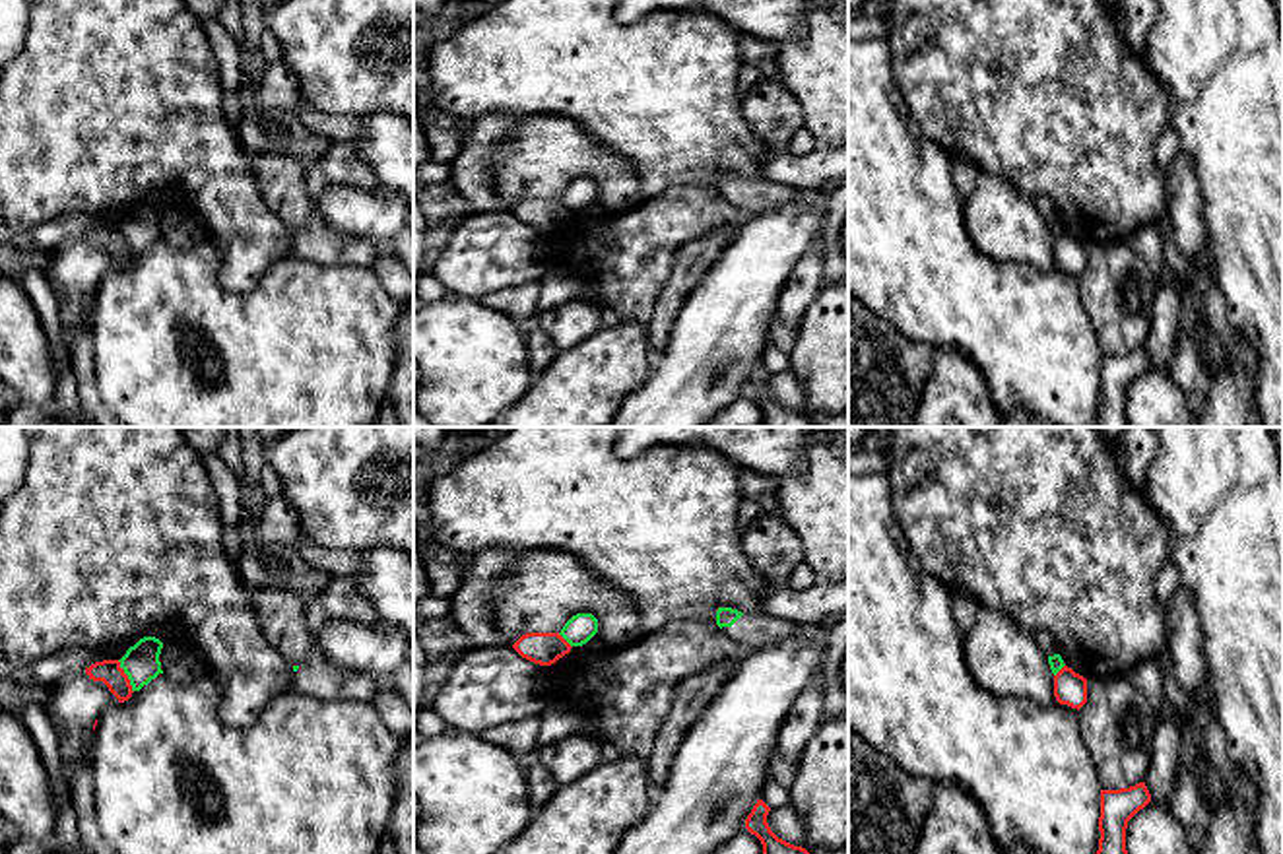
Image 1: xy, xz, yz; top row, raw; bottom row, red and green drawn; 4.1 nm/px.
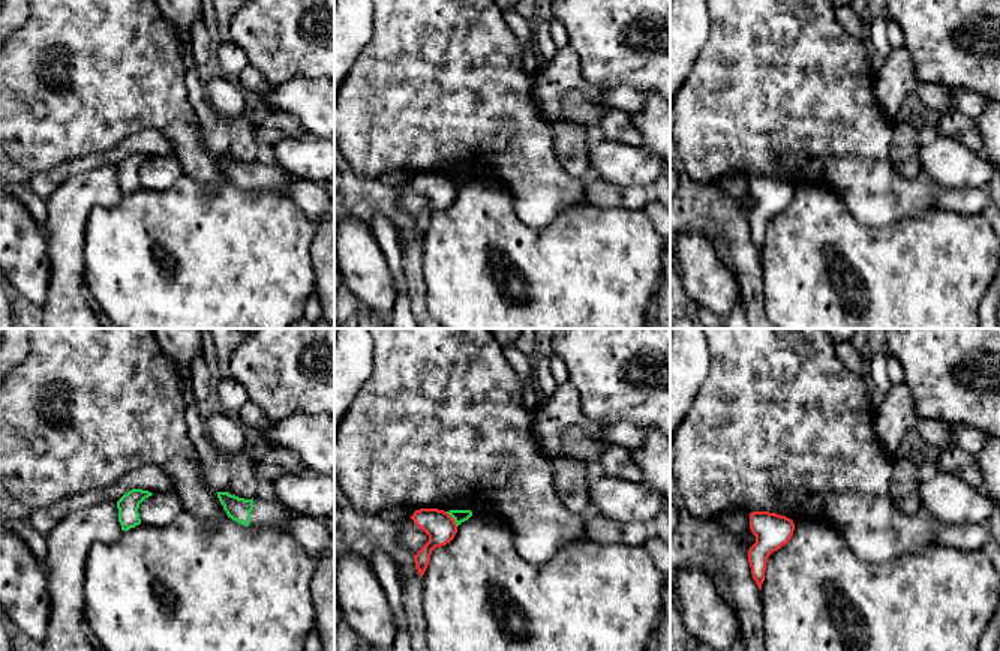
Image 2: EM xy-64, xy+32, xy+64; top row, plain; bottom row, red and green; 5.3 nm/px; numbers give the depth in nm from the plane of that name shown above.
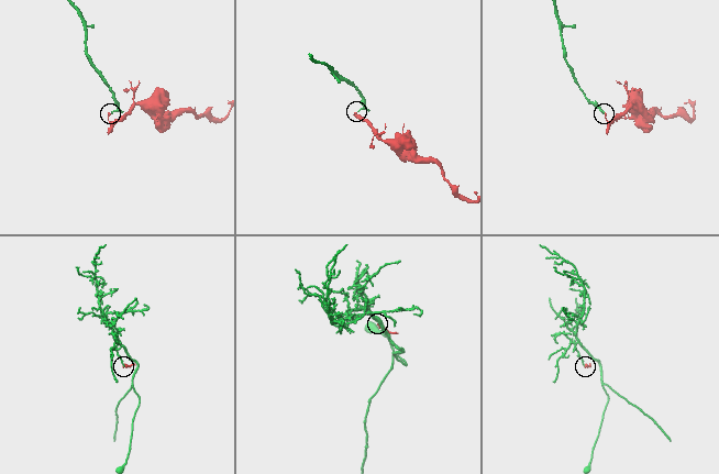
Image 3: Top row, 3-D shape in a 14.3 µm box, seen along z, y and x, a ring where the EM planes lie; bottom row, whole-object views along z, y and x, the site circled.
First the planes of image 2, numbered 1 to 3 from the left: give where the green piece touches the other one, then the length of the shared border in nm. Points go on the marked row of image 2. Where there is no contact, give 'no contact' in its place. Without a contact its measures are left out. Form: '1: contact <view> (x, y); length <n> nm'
1: no contact
2: contact xy+32 (453, 519); length 100 nm
3: no contact

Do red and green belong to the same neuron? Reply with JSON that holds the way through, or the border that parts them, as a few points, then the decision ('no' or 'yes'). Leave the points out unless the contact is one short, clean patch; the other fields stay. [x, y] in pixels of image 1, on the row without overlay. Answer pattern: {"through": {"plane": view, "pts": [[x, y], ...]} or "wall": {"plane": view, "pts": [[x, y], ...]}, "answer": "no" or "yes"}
{"wall": {"plane": "xy", "pts": [[117, 226], [132, 257]]}, "answer": "no"}

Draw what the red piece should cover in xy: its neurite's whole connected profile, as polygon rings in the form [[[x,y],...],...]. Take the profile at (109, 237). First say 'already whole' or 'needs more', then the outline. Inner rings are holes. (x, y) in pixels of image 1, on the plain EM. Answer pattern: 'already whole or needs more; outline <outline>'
already whole; outline [[[118,225],[95,227],[89,233],[85,233],[85,239],[93,246],[103,246],[109,252],[109,256],[118,264],[118,268],[128,266],[134,258],[130,245],[120,233]]]

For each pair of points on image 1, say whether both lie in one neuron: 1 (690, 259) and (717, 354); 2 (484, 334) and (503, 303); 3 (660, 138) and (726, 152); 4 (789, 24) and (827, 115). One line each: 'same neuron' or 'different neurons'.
1: different neurons
2: different neurons
3: same neuron
4: different neurons

